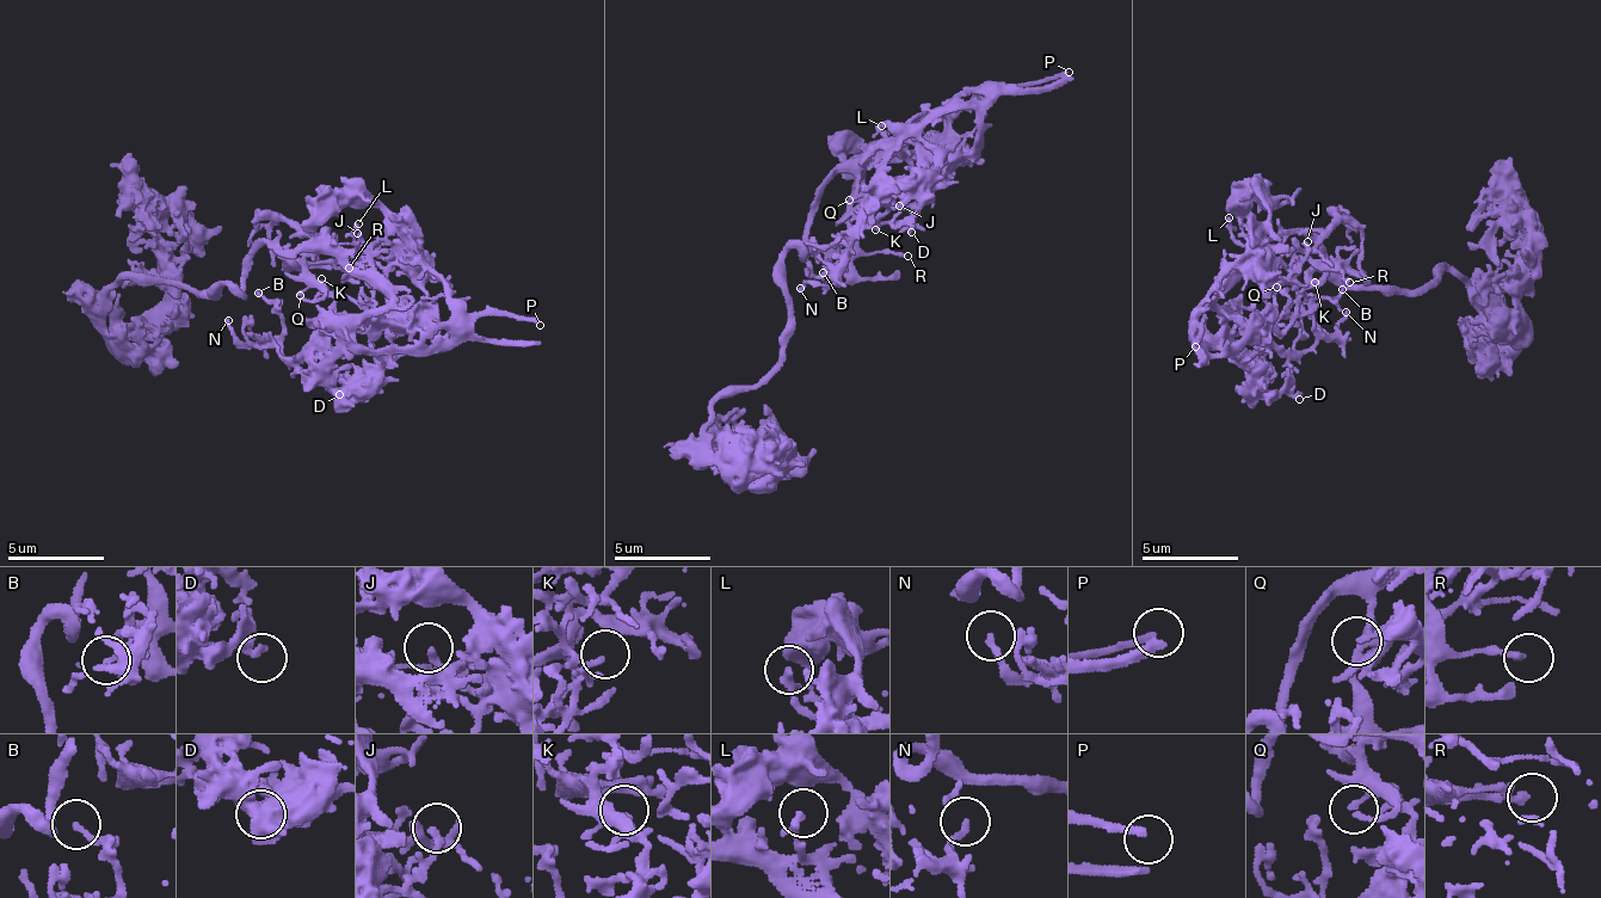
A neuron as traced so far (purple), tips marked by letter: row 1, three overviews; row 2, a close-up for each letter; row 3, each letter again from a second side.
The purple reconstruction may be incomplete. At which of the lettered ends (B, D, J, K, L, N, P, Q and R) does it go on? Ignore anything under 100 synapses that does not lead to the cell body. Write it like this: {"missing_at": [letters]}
{"missing_at": ["P"]}

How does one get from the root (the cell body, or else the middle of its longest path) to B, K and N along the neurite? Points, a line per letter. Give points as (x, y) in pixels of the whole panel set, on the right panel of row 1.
B: (1324, 276), (1324, 253), (1280, 234), (1213, 306), (1247, 349), (1287, 354), (1317, 340), (1312, 308), (1342, 289)
K: (1324, 276), (1324, 253), (1299, 234), (1257, 241), (1249, 251), (1269, 271), (1272, 331), (1315, 282)
N: (1324, 276), (1324, 253), (1280, 234), (1257, 241), (1213, 306), (1247, 349), (1282, 354), (1312, 350), (1346, 312)

